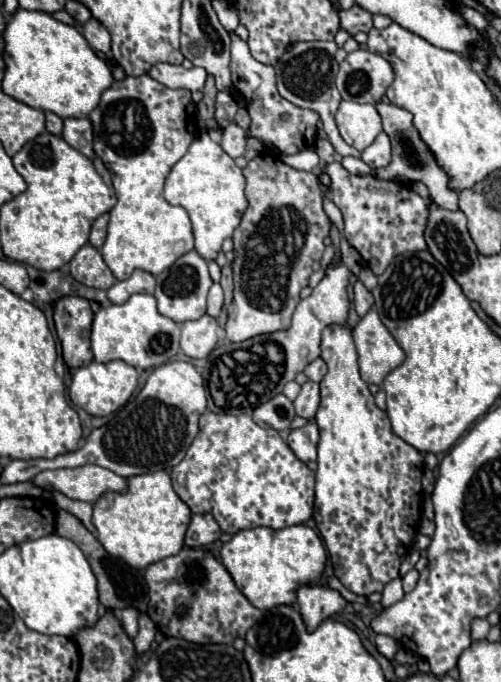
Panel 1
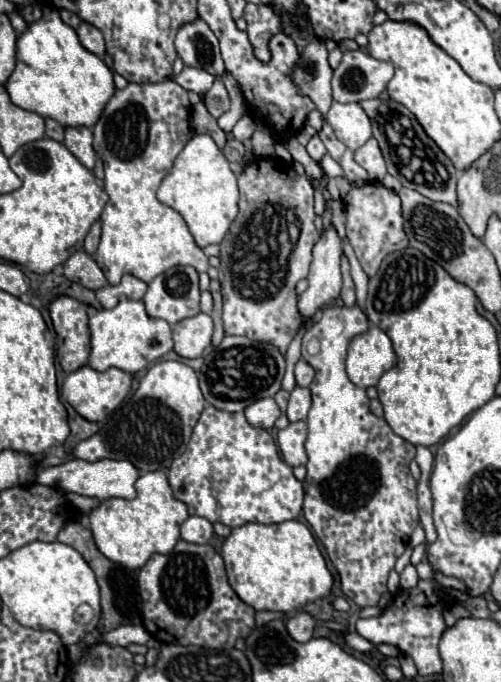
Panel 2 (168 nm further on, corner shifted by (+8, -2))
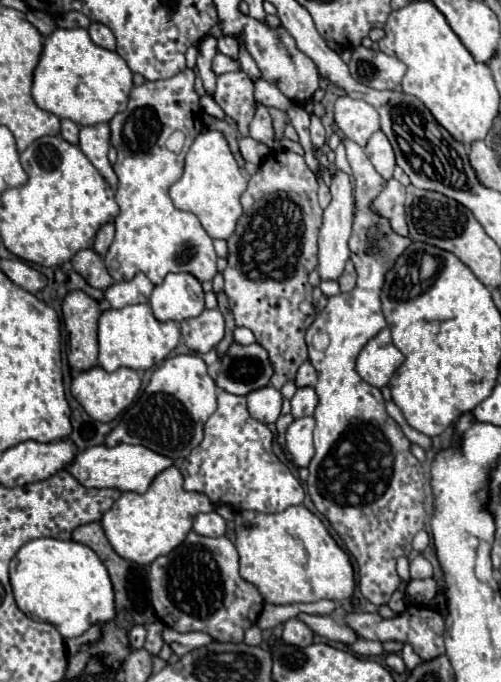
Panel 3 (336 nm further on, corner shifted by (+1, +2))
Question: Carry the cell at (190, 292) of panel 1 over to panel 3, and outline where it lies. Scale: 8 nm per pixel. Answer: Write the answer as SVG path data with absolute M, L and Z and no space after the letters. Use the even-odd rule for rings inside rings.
M169 273L161 285L153 289L149 305L159 321L177 321L197 317L203 309L201 283L189 273Z

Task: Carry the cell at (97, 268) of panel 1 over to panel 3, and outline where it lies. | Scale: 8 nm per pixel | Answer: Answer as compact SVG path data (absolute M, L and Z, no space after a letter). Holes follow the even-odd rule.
M81 249L73 259L73 269L95 289L107 289L109 285L113 285L115 281L111 279L111 275L105 269L103 259L93 251L93 249Z

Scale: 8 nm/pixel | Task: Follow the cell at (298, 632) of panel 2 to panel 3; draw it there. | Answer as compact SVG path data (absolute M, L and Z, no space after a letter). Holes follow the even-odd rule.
M289 619L285 623L285 629L283 629L283 635L281 635L281 641L287 643L287 645L295 645L295 647L307 647L311 645L315 639L313 631L301 623L299 619Z

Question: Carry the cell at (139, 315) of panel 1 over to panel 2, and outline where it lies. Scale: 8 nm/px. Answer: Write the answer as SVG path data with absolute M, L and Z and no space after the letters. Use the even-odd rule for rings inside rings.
M122 297L120 303L114 309L100 309L96 315L90 317L90 357L88 365L96 371L106 371L110 367L118 367L128 373L136 373L146 369L152 361L160 359L172 351L172 329L164 319L154 319L146 313L142 301L132 301L128 297Z

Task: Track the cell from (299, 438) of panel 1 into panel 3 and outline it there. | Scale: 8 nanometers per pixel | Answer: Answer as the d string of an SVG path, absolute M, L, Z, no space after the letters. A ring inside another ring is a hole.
M313 417L295 419L287 429L287 451L293 455L299 467L307 467L315 449L313 449Z

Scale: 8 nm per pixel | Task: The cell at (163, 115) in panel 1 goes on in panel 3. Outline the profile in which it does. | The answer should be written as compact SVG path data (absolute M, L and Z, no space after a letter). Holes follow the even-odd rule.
M185 69L177 73L171 79L165 81L145 81L139 87L131 89L129 95L129 105L125 111L117 113L109 125L111 125L111 143L117 149L117 163L113 165L117 177L119 177L119 189L115 193L117 205L119 205L119 215L115 219L115 241L111 243L107 255L105 255L105 267L109 275L115 281L129 281L133 279L139 271L145 273L153 285L161 285L167 273L191 273L199 281L213 281L217 273L217 255L213 249L213 239L207 235L203 225L193 213L179 211L171 197L169 197L169 187L183 175L183 159L193 143L193 139L199 135L195 129L195 117L191 111L193 103L199 103L199 95L193 89L195 73L193 69ZM173 131L183 131L187 137L187 143L183 145L181 153L173 153L165 147L165 141Z

